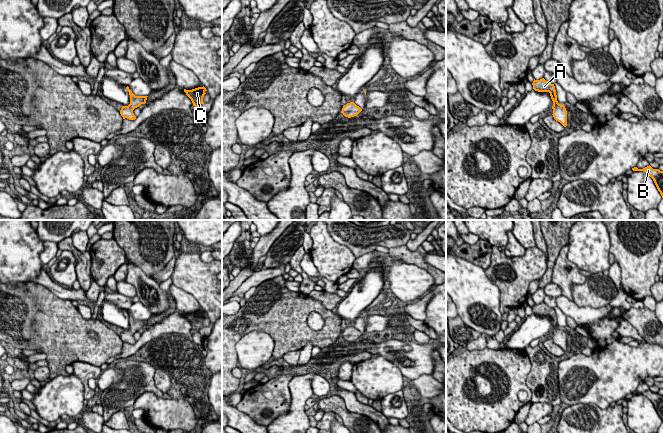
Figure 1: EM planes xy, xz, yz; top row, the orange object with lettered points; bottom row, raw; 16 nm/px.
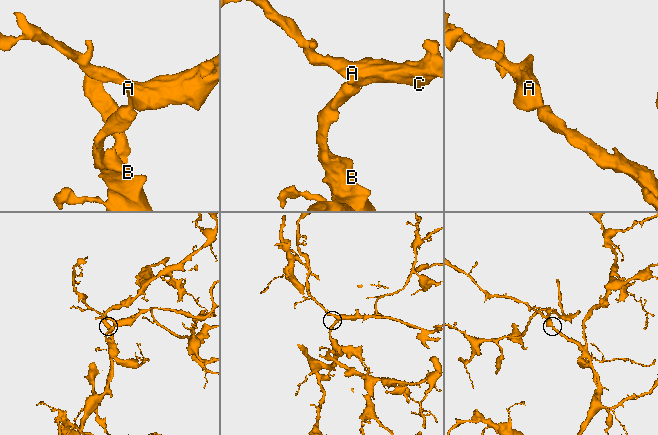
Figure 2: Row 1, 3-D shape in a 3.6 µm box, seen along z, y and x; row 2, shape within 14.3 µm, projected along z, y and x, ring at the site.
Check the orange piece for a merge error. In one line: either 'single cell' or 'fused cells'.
single cell

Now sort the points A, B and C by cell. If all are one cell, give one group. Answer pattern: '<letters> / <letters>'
A B C

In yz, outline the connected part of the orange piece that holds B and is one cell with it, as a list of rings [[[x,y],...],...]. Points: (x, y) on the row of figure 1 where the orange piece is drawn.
[[[650,165],[643,169],[638,169],[637,167],[634,167],[632,168],[632,170],[643,171],[647,173],[653,179],[658,191],[663,198],[663,171],[660,171],[659,169],[653,169]]]

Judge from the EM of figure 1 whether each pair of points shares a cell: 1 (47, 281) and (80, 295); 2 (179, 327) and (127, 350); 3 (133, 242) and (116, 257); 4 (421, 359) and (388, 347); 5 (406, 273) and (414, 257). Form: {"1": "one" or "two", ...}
{"1": "one", "2": "one", "3": "two", "4": "one", "5": "two"}

